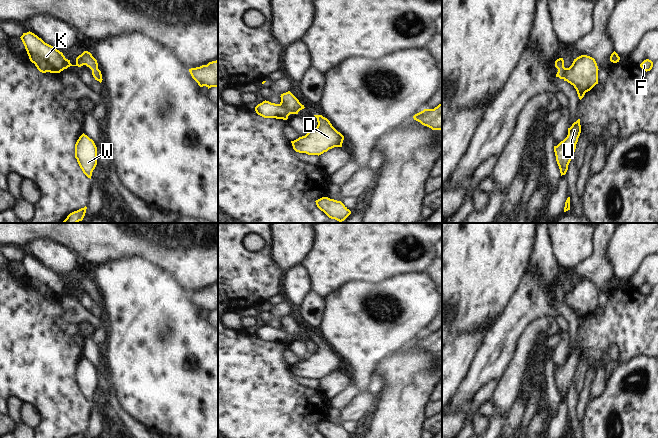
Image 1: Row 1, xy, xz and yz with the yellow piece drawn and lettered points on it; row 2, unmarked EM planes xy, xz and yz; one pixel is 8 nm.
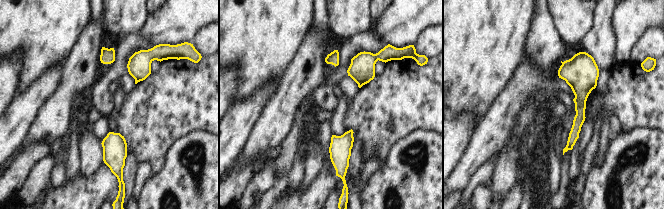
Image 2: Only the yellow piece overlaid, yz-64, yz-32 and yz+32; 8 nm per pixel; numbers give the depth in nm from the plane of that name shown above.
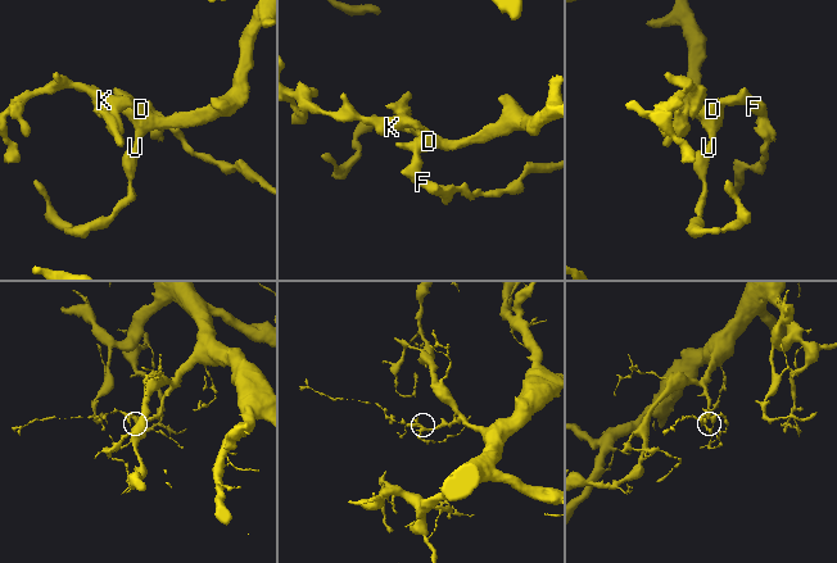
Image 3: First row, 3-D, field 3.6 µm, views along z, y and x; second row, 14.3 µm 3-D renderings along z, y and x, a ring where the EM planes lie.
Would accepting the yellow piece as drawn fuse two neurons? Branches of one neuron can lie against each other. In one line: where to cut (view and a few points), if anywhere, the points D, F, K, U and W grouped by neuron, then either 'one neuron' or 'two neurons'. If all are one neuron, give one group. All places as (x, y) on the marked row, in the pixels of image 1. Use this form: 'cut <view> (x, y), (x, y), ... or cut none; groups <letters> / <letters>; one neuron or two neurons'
cut none; groups D F K U W; one neuron

